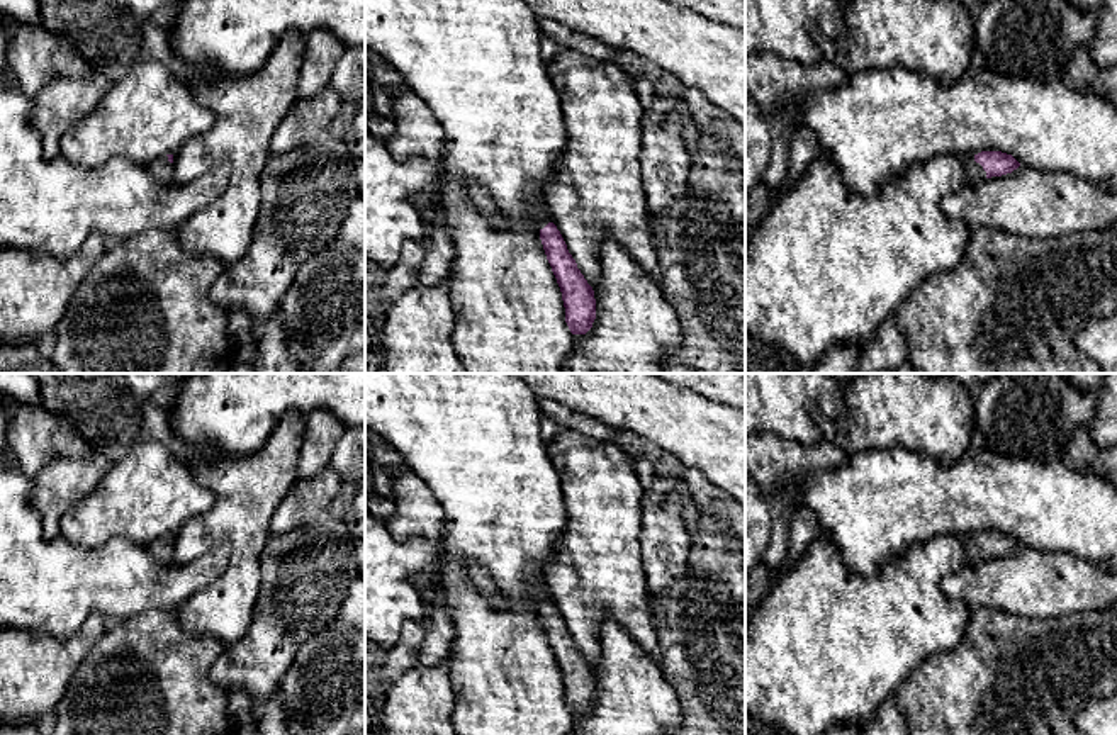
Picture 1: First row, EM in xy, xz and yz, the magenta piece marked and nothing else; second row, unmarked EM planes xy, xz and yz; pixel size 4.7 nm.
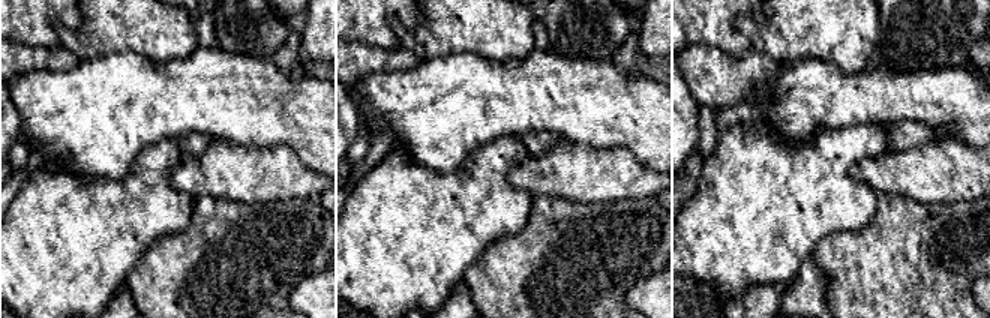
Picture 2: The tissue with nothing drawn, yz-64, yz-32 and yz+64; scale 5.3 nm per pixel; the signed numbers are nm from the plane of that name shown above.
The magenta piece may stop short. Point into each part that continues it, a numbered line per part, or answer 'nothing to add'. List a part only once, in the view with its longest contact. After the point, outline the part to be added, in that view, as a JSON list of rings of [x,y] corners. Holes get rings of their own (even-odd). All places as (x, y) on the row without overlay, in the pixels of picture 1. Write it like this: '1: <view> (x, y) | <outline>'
1: yz (975, 550) | [[[968,536],[968,540],[964,541],[964,548],[968,553],[968,562],[986,558],[986,552],[983,550],[979,543],[974,541],[974,536]]]

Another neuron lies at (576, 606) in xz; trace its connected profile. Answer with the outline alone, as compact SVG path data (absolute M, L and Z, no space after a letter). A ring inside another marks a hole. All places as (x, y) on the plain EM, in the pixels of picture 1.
M569 428L547 446L567 508L555 558L543 570L552 603L592 670L601 662L601 620L609 614L659 662L640 557L645 491L633 458L615 441Z

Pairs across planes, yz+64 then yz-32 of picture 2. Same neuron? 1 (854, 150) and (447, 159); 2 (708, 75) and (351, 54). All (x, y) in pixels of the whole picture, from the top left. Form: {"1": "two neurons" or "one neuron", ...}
{"1": "two neurons", "2": "one neuron"}

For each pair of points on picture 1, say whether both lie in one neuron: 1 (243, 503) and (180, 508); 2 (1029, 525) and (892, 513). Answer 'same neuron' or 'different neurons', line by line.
1: different neurons
2: same neuron

